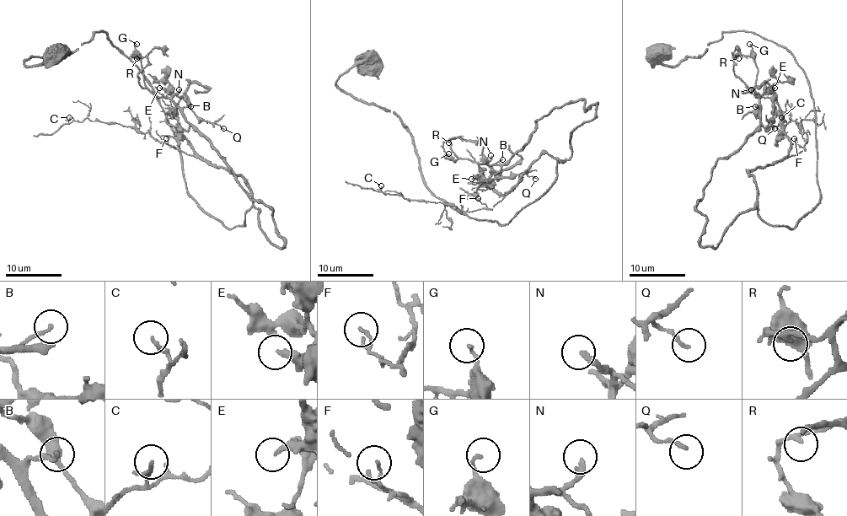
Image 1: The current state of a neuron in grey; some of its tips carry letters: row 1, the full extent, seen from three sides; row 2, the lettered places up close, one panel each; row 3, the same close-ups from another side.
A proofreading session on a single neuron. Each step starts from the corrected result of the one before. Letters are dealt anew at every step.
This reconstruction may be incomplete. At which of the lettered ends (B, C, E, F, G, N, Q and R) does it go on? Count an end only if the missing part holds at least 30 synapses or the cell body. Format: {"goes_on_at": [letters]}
{"goes_on_at": ["N"]}

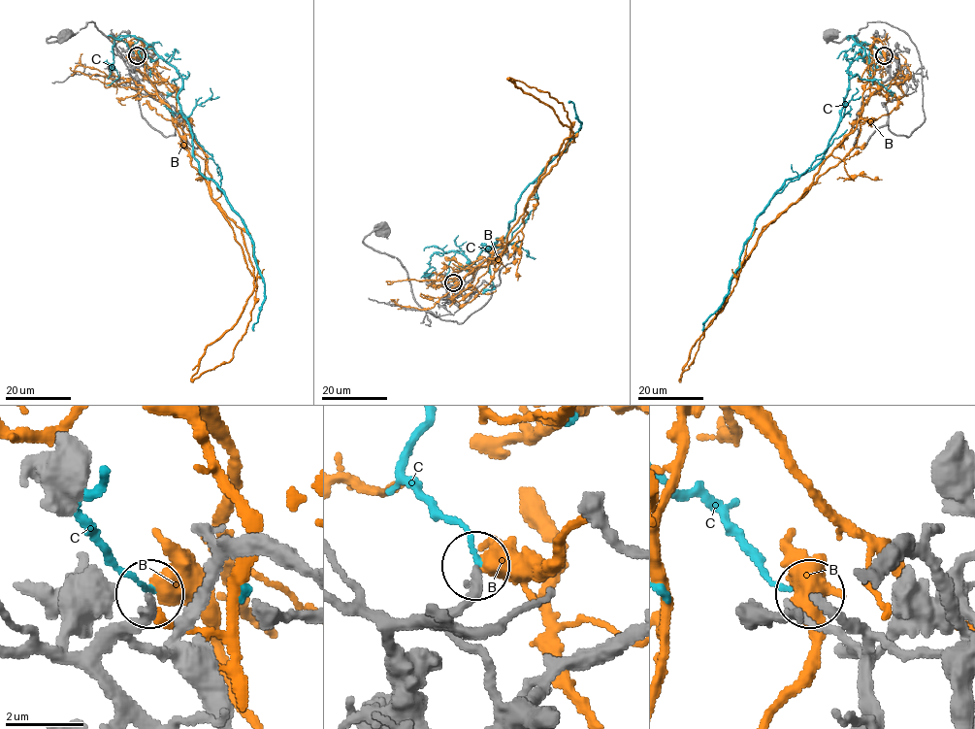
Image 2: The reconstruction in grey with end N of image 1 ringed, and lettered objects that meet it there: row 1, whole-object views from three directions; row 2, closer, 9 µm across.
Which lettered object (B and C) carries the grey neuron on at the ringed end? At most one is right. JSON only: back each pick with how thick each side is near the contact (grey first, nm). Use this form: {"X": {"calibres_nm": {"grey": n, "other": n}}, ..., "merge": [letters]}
{"merge": []}

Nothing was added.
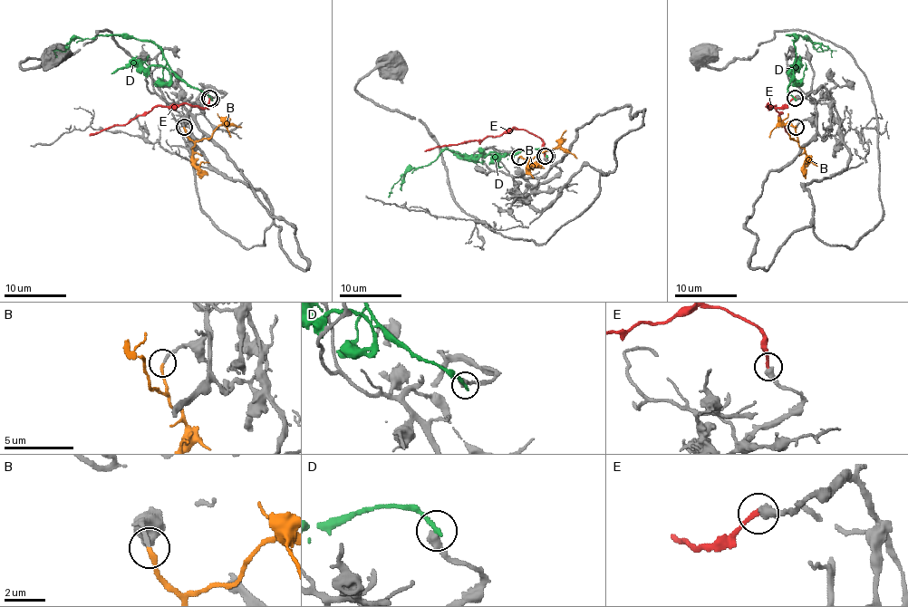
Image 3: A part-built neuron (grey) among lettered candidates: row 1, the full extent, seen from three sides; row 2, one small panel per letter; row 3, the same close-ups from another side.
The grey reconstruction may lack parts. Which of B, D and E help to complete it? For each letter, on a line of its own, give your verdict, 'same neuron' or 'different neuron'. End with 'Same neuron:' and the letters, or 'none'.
B: same neuron
D: different neuron
E: different neuron
Same neuron: B

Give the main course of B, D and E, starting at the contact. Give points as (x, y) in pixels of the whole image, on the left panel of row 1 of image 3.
B: (183, 127), (187, 134), (198, 140), (208, 139), (222, 125), (230, 138)
D: (211, 99), (188, 86), (156, 44), (135, 38), (75, 38), (64, 51), (56, 49), (56, 57)
E: (210, 97), (210, 103), (204, 108), (189, 103), (154, 107), (126, 123), (89, 136)

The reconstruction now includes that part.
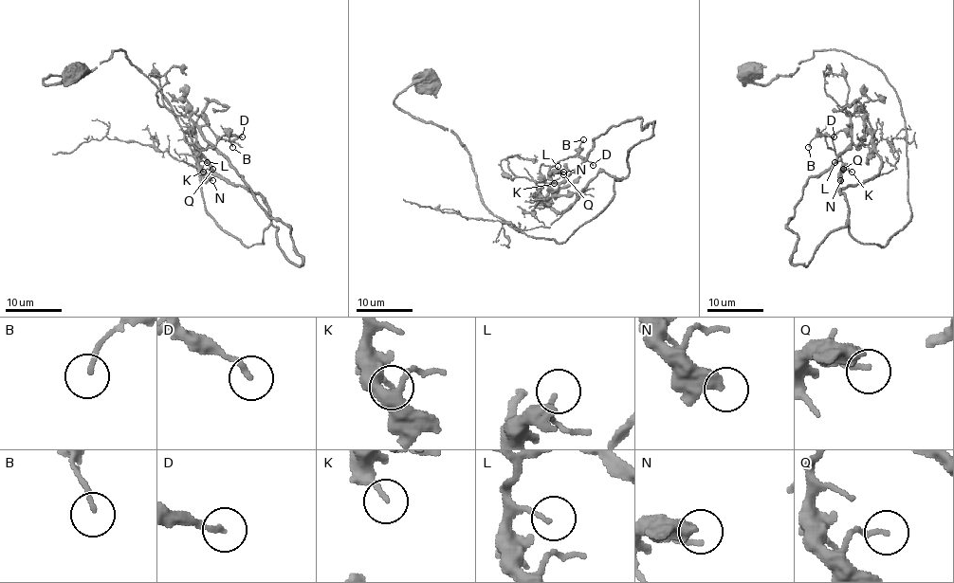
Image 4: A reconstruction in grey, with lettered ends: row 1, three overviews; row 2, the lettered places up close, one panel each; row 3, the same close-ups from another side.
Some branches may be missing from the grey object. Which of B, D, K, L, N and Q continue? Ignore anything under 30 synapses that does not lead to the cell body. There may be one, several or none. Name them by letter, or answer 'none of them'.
none of them

